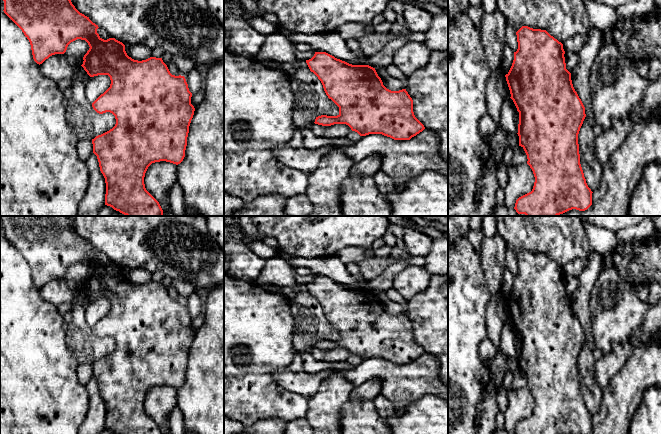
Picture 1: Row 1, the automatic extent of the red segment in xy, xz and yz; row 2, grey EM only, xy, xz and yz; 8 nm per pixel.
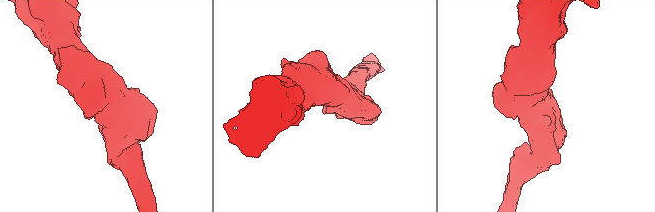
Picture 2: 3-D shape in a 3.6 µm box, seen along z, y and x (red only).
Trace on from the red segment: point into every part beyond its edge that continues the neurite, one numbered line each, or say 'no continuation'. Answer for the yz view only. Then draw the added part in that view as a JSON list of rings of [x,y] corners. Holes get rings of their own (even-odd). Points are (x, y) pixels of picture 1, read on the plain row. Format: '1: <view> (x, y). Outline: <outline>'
no continuation

